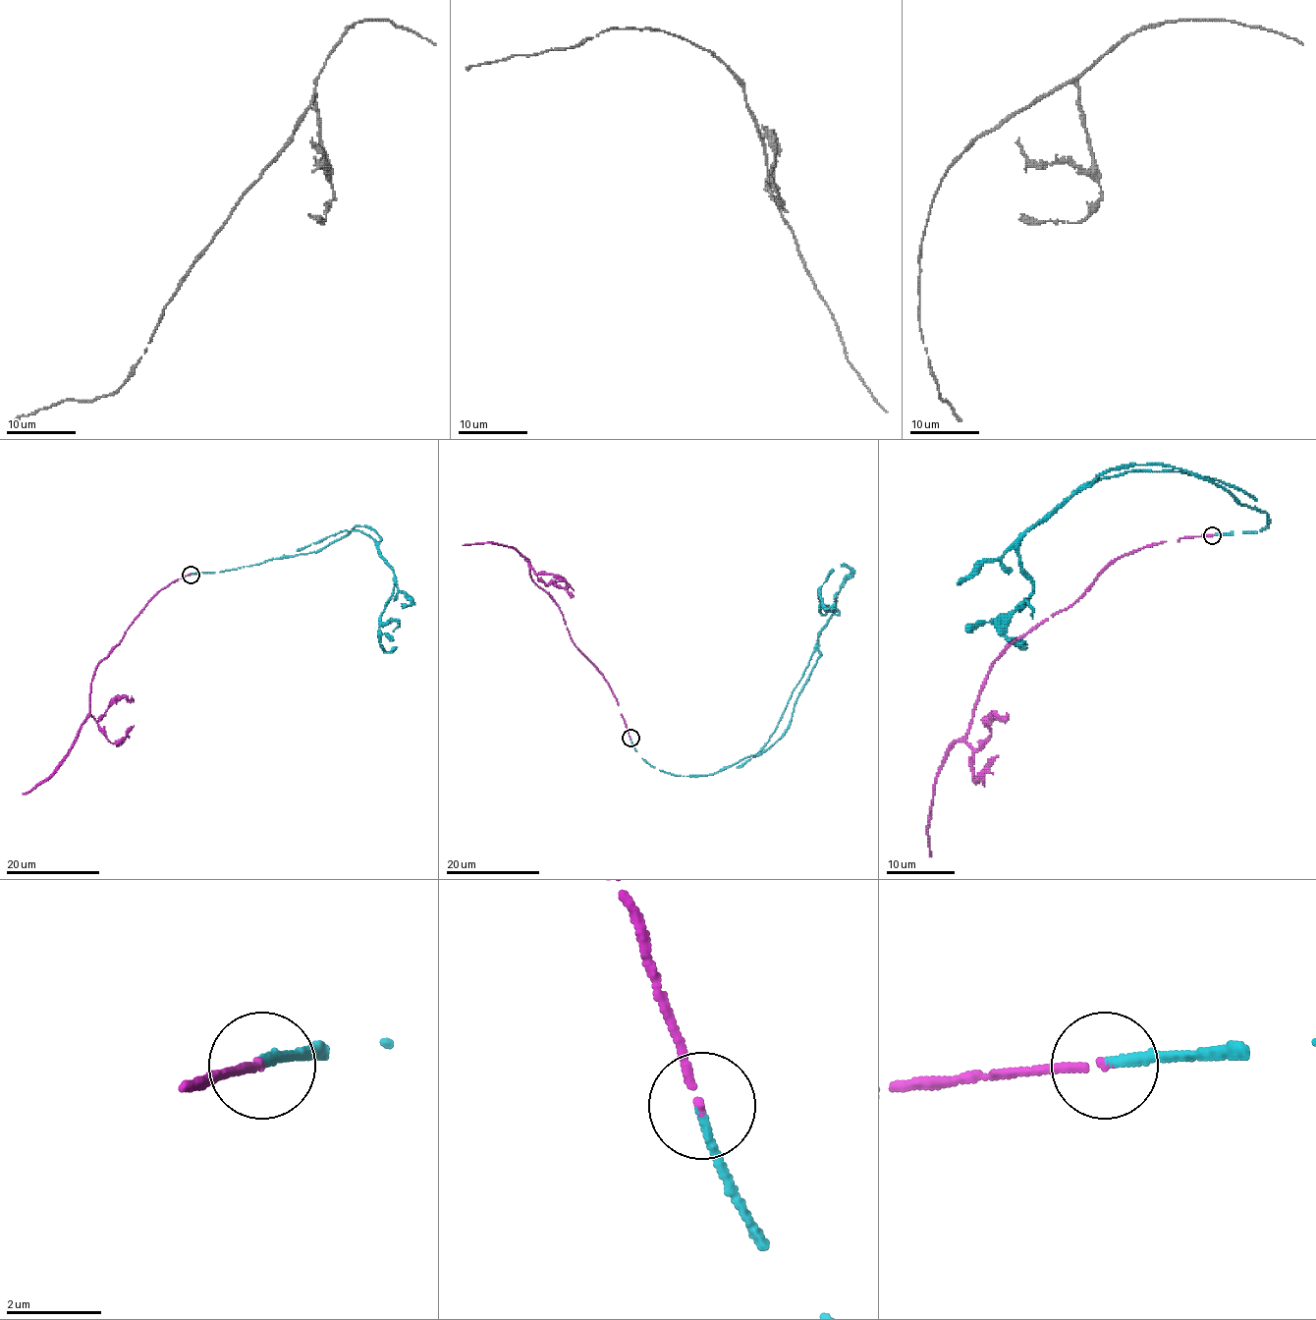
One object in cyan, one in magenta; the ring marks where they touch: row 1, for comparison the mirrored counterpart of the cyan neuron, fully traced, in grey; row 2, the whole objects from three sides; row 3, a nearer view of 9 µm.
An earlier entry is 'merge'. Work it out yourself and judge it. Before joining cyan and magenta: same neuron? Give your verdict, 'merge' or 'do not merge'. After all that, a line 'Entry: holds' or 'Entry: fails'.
merge
Entry: holds

